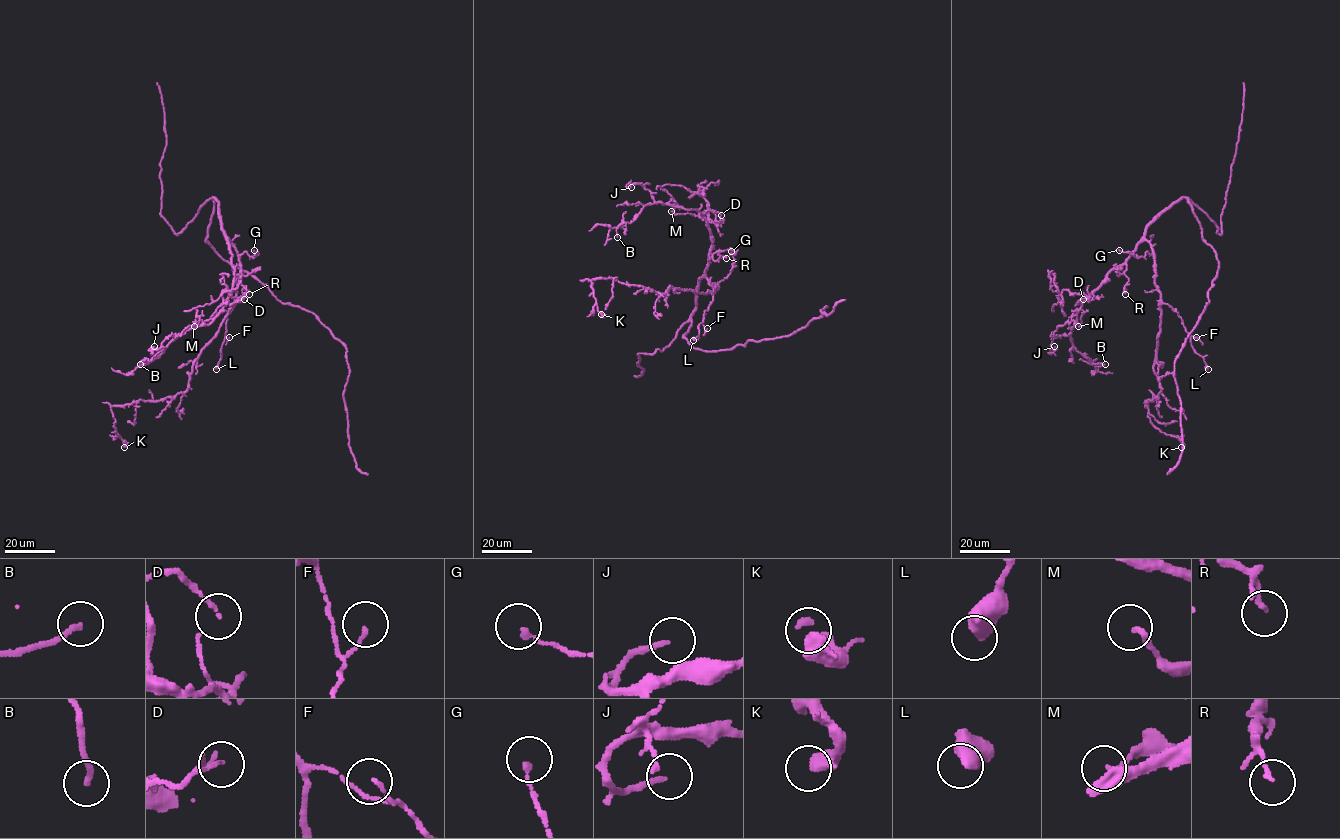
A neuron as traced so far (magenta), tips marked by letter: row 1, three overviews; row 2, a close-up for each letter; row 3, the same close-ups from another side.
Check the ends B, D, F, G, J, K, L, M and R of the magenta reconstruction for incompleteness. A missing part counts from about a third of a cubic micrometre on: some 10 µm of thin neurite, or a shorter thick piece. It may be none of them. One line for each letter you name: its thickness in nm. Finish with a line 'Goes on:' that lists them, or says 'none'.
Goes on: none

